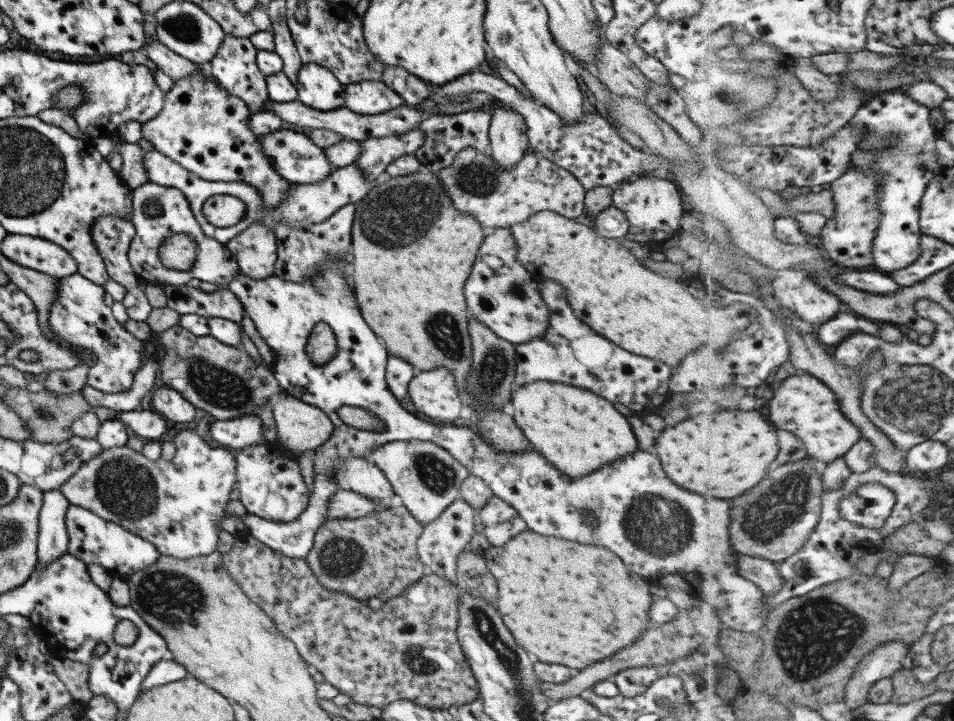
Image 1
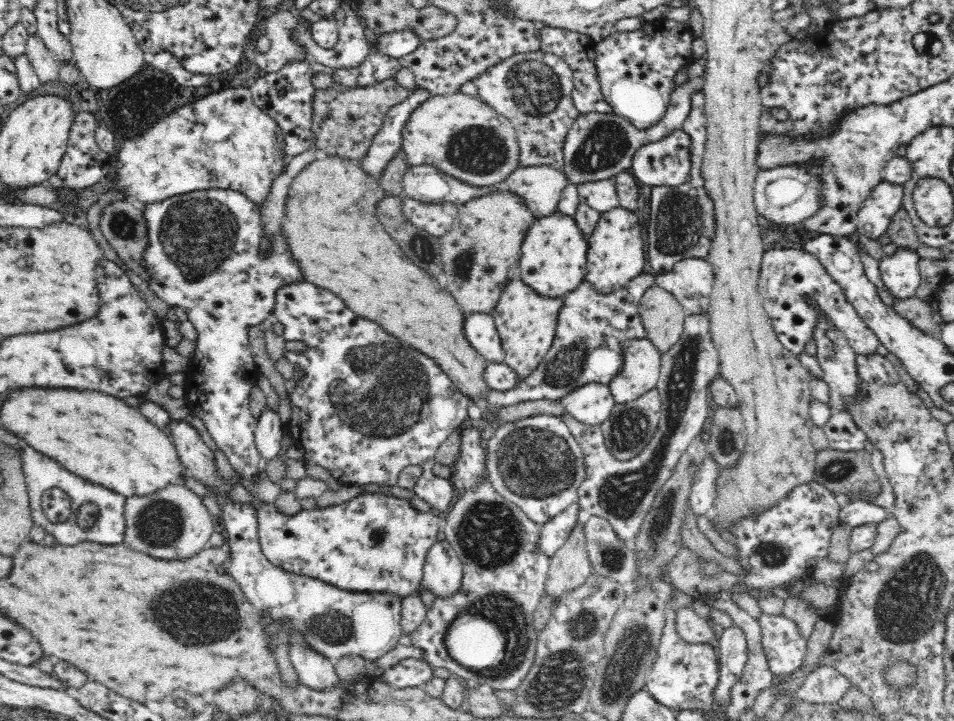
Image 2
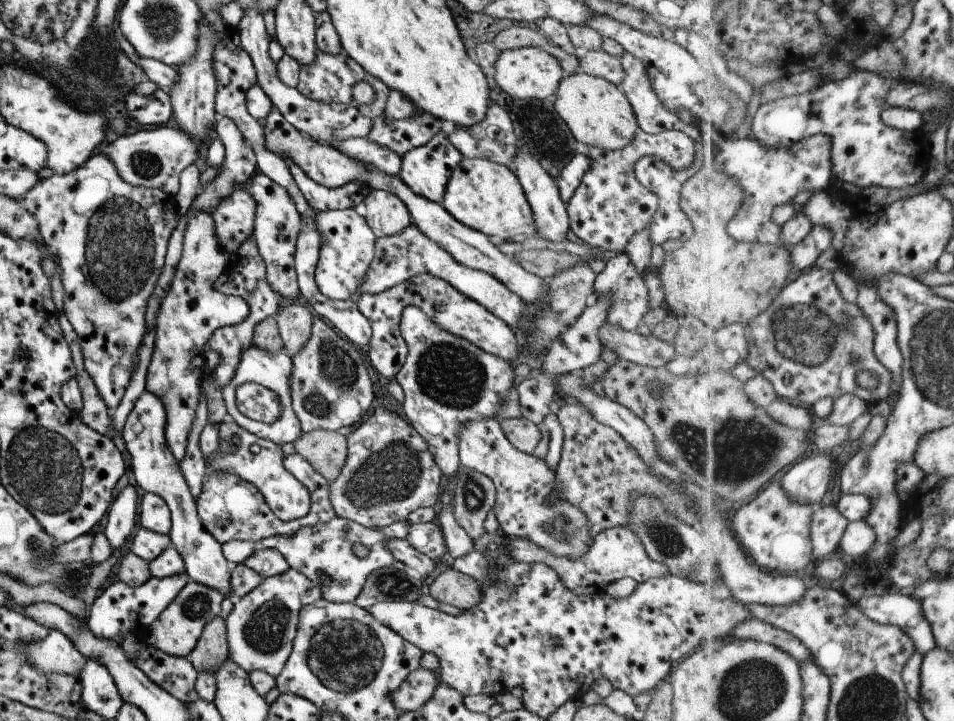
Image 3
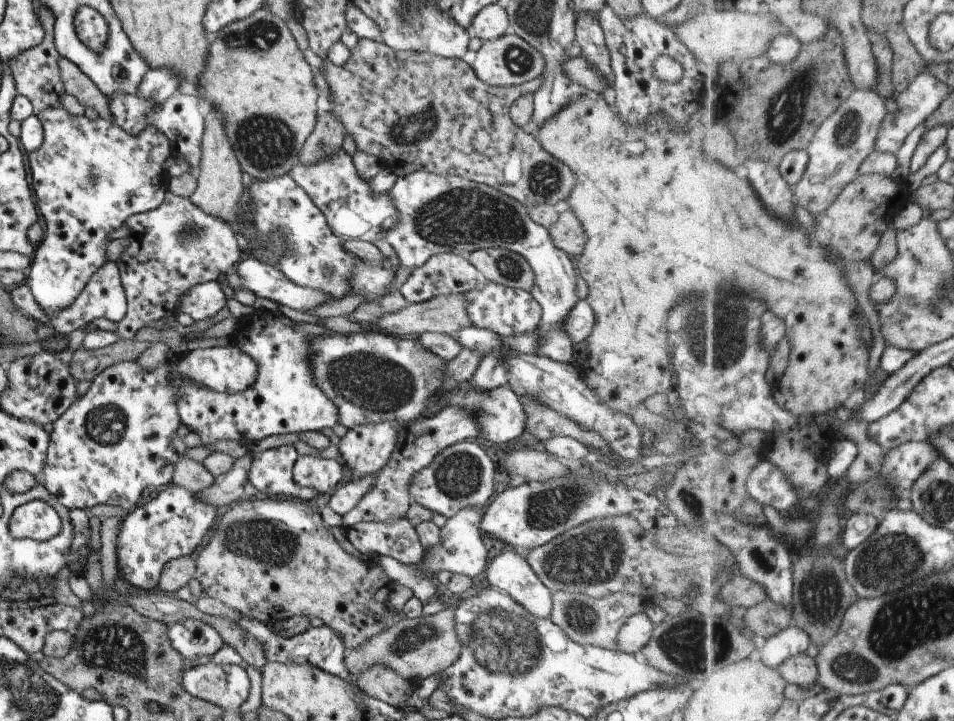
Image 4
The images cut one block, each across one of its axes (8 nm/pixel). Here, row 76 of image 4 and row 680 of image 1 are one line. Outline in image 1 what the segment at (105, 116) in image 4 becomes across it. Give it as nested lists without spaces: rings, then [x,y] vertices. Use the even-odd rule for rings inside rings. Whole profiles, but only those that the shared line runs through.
[[[50,656],[49,662],[57,679],[70,692],[73,702],[81,702],[84,705],[92,697],[91,689],[87,683],[89,665],[57,659],[53,656]]]

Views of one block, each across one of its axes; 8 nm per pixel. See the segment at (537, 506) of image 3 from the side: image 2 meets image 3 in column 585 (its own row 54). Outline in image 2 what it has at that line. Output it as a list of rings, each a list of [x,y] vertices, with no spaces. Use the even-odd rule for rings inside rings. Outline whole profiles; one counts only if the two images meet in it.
[[[541,51],[510,56],[504,62],[492,65],[482,76],[474,78],[472,82],[466,82],[460,88],[460,92],[480,98],[514,125],[520,147],[520,166],[548,166],[558,171],[564,171],[564,142],[580,113],[574,106],[572,91],[573,70],[561,58]]]

